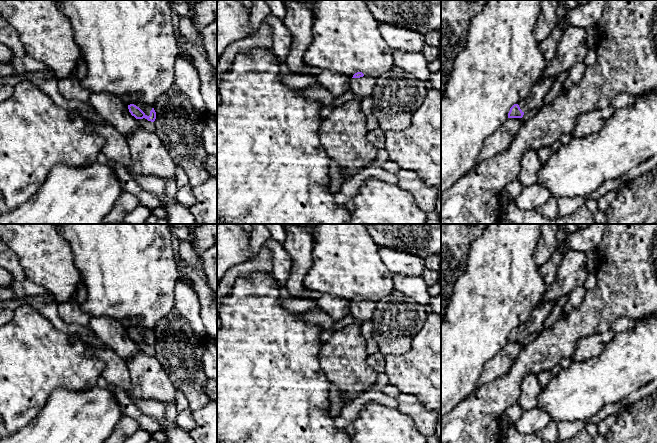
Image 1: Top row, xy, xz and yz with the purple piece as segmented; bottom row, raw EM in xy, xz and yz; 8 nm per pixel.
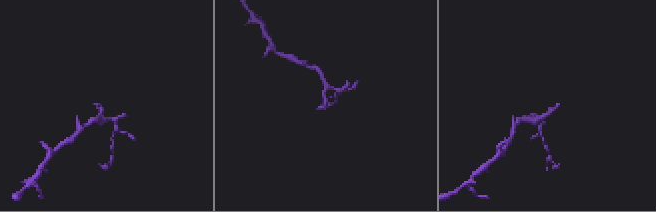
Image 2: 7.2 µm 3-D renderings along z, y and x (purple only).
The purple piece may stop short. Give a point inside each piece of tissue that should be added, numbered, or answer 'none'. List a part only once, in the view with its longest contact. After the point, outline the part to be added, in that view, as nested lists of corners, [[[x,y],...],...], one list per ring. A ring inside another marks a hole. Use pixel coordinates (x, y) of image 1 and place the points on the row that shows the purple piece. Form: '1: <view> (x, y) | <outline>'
1: xy (146, 109) | [[[132,103],[134,105],[136,105],[137,107],[139,107],[144,113],[145,115],[149,116],[150,115],[150,111],[152,110],[152,106],[150,105],[146,105],[146,104],[141,104],[141,103]]]

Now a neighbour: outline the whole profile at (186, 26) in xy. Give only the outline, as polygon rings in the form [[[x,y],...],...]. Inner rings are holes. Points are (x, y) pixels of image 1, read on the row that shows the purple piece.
[[[181,17],[179,21],[179,30],[192,43],[198,46],[203,46],[203,37],[195,29],[190,17]]]

